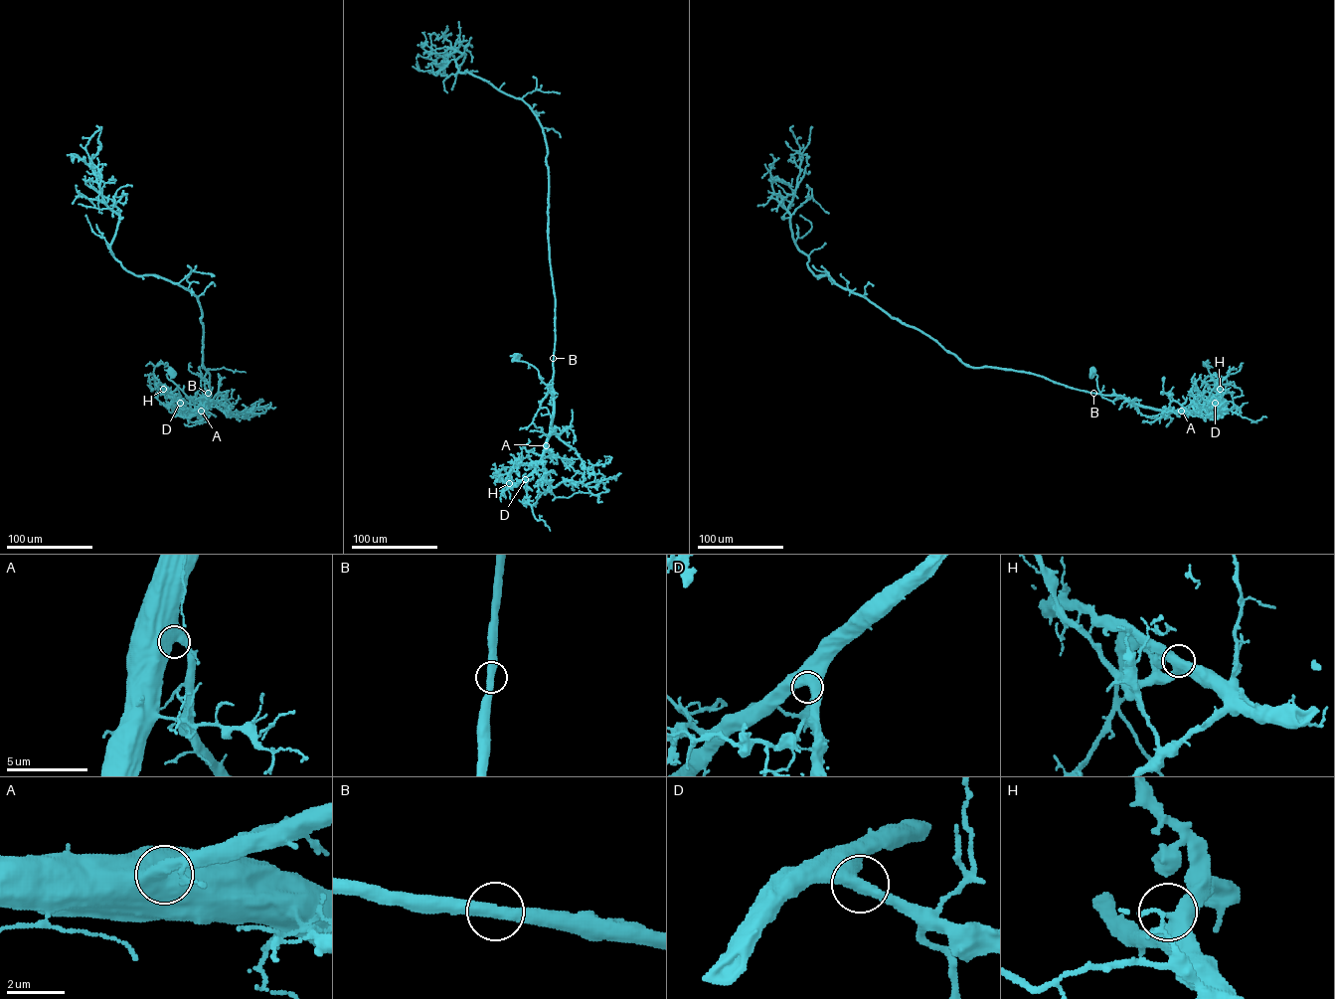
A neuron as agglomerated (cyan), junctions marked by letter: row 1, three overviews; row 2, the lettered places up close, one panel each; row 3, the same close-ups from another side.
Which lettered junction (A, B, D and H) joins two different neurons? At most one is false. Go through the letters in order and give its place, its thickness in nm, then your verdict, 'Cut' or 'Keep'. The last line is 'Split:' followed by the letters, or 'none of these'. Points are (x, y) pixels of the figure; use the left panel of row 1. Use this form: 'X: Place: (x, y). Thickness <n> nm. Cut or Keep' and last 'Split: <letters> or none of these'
A: Place: (201, 411). Thickness 600 nm. Keep
B: Place: (208, 393). Thickness 420 nm. Keep
D: Place: (180, 403). Thickness 550 nm. Keep
H: Place: (163, 389). Thickness 500 nm. Keep
Split: none of these

